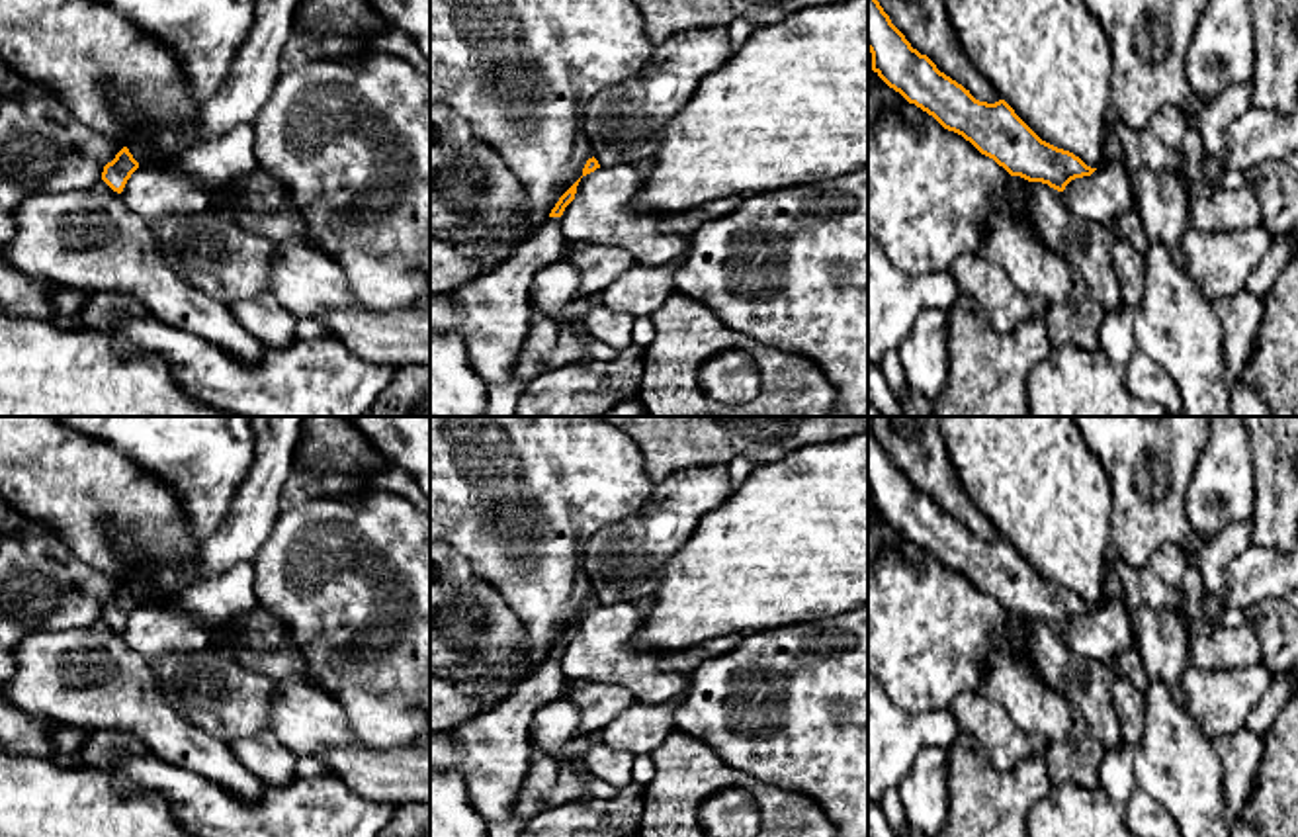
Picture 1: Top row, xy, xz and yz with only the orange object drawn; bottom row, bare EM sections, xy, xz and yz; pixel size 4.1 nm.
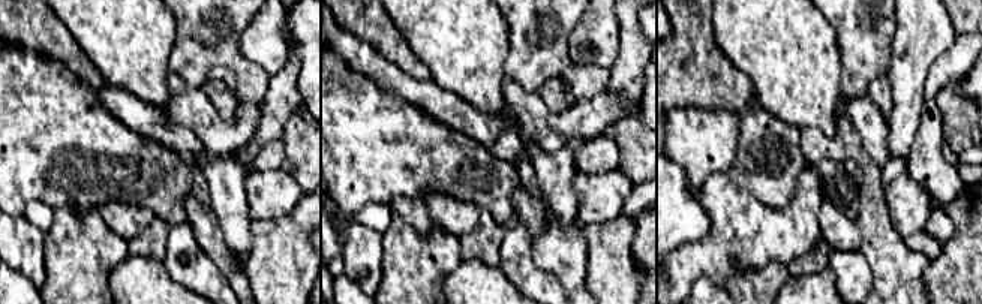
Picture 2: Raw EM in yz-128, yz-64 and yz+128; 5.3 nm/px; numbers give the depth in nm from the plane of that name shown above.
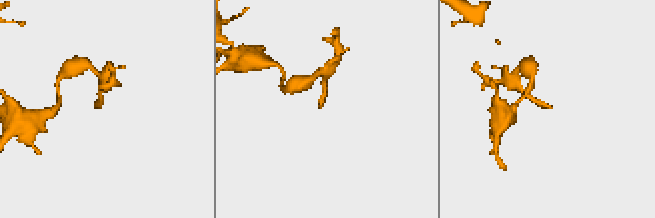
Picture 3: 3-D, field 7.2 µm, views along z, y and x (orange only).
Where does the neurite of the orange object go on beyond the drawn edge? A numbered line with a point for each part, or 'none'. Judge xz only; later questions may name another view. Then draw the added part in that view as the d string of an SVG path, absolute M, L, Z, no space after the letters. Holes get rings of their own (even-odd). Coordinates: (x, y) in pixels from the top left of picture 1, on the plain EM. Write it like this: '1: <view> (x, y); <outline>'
1: xz (493, 751); M547 655L516 688L485 714L461 722L457 727L430 735L430 772L454 771L465 778L469 802L489 825L516 815L514 804L532 763L530 727L536 712L565 694L569 681L561 671L561 655Z

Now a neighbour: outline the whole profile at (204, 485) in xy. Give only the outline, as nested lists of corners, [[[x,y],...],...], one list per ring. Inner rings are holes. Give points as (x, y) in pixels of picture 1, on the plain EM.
[[[55,417],[63,424],[115,446],[174,489],[188,514],[190,536],[207,540],[225,518],[256,454],[250,417]]]

